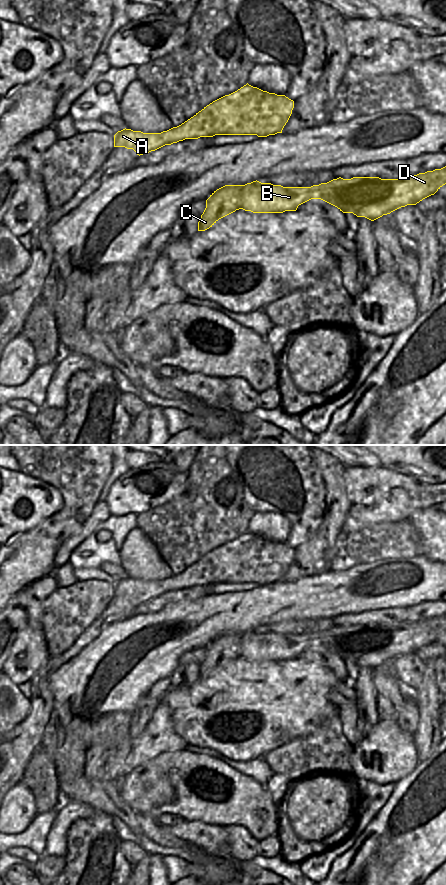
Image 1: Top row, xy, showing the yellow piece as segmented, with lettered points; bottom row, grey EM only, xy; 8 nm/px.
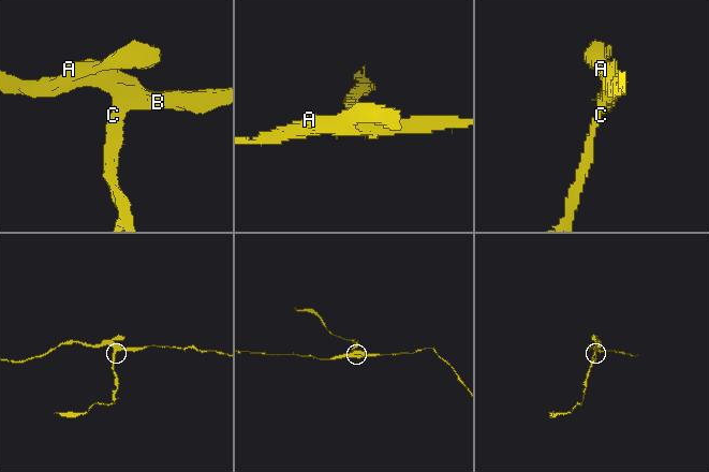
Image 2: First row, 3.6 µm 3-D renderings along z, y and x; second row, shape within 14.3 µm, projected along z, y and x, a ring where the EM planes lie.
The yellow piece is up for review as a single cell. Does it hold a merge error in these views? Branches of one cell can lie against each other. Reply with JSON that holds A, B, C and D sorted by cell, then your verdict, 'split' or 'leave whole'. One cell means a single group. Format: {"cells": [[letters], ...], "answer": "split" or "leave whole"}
{"cells": [["A", "B", "D"], ["C"]], "answer": "split"}

